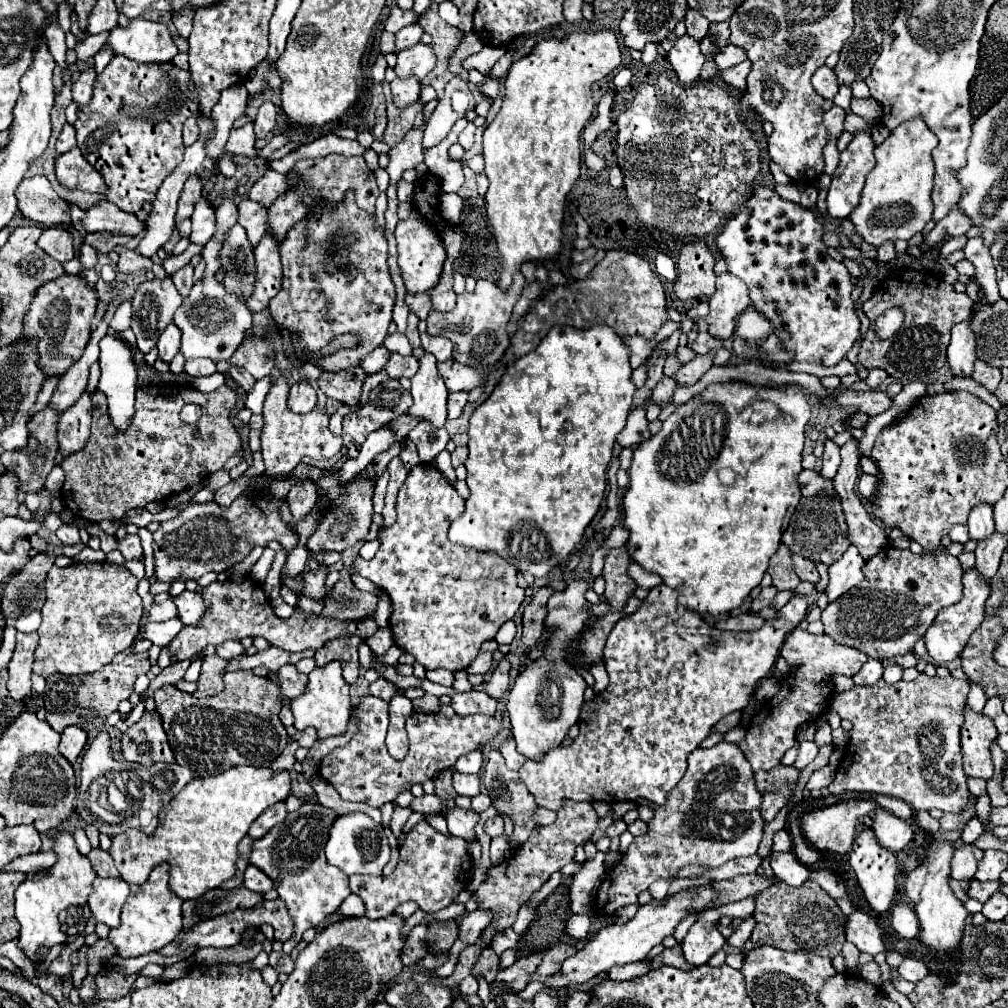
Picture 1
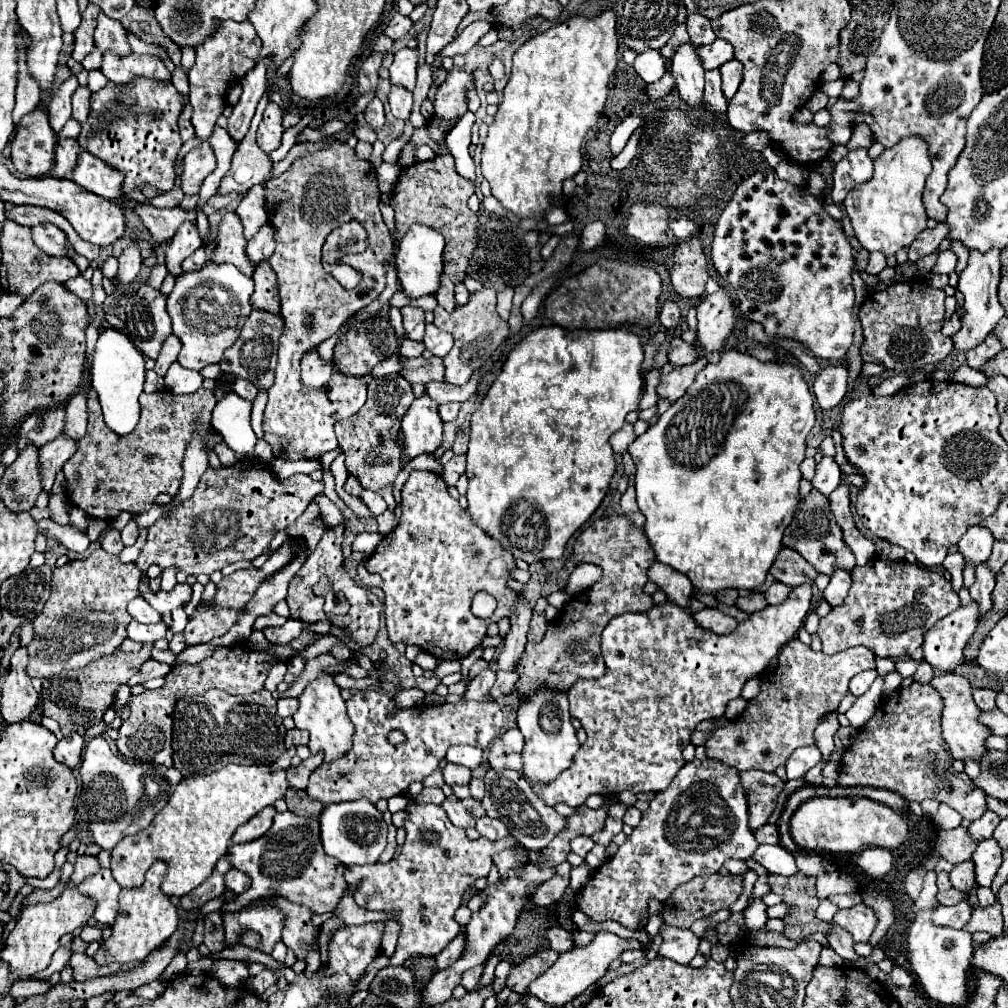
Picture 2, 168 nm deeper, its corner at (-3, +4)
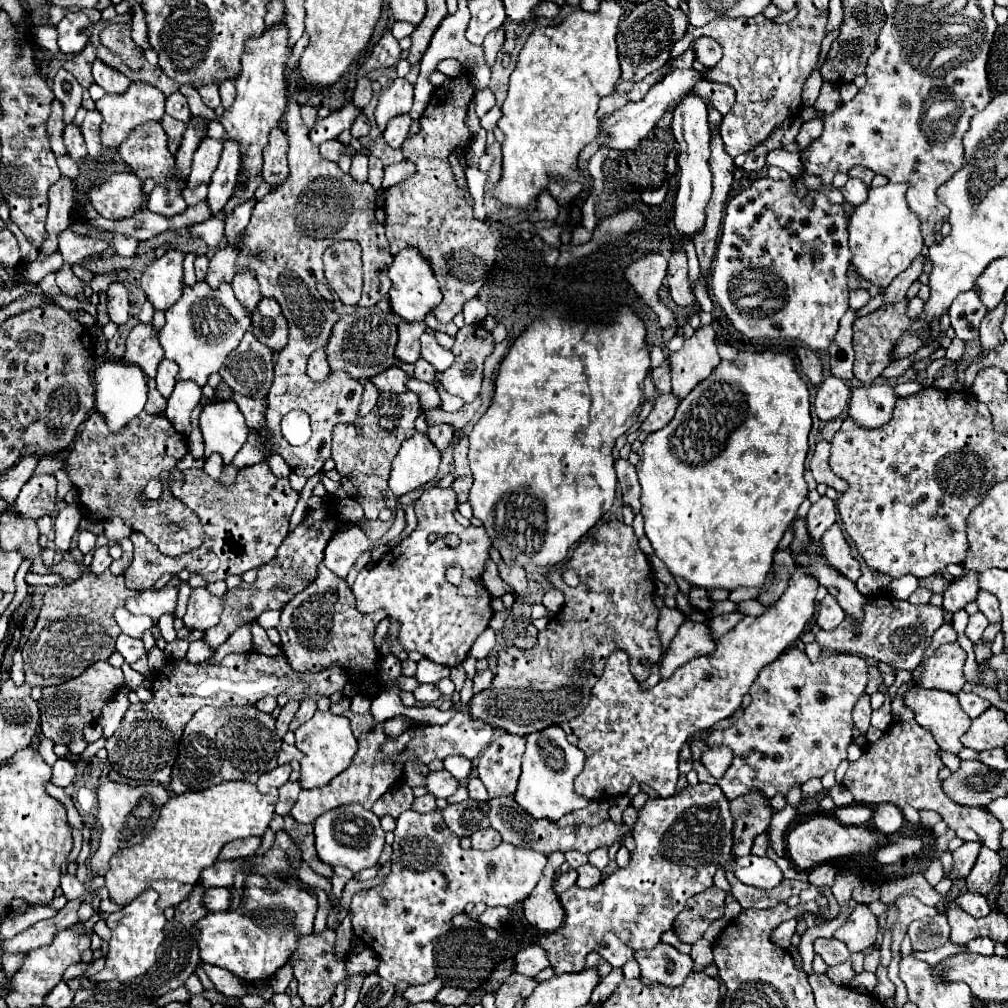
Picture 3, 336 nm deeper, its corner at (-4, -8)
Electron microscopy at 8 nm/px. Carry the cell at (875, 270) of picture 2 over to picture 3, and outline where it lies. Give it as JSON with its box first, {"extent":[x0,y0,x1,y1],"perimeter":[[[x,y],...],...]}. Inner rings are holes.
{"extent":[850,289,870,309],"perimeter":[[[854,289],[850,291],[850,307],[852,309],[860,309],[870,301],[870,293],[868,289]]]}

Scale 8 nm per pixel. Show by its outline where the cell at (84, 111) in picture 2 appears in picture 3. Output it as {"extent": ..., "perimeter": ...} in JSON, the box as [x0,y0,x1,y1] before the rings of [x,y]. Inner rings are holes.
{"extent":[64,123,86,163],"perimeter":[[[68,123],[64,129],[64,143],[66,143],[66,151],[70,153],[70,157],[80,163],[86,159],[86,149],[84,149],[84,137],[80,133],[80,125],[76,123]]]}

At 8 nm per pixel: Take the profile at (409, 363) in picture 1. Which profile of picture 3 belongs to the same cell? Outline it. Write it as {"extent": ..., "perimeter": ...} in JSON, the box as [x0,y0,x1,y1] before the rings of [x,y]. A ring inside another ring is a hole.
{"extent":[360,379,380,415],"perimeter":[[[368,379],[368,381],[364,383],[364,397],[362,397],[362,405],[360,405],[360,413],[362,413],[362,415],[368,415],[368,413],[372,411],[372,407],[374,407],[376,401],[378,401],[378,395],[380,395],[380,391],[378,391],[376,385],[372,385],[372,381]]]}

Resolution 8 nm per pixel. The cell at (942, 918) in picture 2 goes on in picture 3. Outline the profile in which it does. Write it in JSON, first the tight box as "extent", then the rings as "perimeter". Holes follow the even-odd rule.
{"extent":[908,913,950,951],"perimeter":[[[940,913],[936,917],[924,917],[920,921],[914,921],[908,927],[908,935],[916,951],[930,951],[950,941],[950,925],[946,921],[946,915]]]}

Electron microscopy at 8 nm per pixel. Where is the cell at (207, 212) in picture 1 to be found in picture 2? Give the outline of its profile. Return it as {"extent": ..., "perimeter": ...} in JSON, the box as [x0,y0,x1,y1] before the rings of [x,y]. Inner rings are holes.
{"extent":[165,225,203,277],"perimeter":[[[181,225],[181,229],[173,235],[165,249],[165,267],[167,273],[173,277],[179,277],[183,273],[181,263],[185,257],[189,257],[195,249],[199,249],[203,243],[197,233],[197,225]]]}

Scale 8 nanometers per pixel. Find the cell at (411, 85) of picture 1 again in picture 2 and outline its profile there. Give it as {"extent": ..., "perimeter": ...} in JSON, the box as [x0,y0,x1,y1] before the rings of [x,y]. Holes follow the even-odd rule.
{"extent":[389,87,413,121],"perimeter":[[[391,87],[391,93],[389,93],[389,107],[391,107],[391,113],[393,117],[401,119],[401,121],[407,121],[411,111],[413,111],[413,97],[411,97],[411,91],[407,89],[399,89],[399,87]]]}

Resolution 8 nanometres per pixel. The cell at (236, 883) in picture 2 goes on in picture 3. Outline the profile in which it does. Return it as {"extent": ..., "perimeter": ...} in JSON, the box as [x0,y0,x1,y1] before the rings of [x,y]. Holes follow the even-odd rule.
{"extent":[204,887,232,911],"perimeter":[[[212,887],[206,891],[206,897],[204,897],[208,911],[226,911],[230,907],[230,901],[232,901],[232,893],[226,887],[220,887],[220,889]]]}

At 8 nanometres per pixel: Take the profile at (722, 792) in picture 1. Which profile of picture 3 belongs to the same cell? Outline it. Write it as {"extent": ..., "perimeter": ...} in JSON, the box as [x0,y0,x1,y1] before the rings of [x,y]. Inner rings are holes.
{"extent":[536,783,734,975],"perimeter":[[[696,783],[686,785],[678,795],[668,799],[648,799],[632,829],[636,849],[630,855],[628,867],[618,867],[596,887],[580,889],[574,885],[562,893],[560,903],[566,913],[564,925],[554,933],[544,933],[538,937],[536,943],[548,951],[548,959],[556,975],[582,971],[586,955],[594,951],[604,933],[618,935],[618,939],[632,949],[652,949],[656,943],[660,943],[660,935],[672,927],[676,915],[684,909],[684,901],[700,891],[706,891],[714,883],[716,865],[724,867],[726,863],[734,861],[732,829],[734,821],[730,815],[730,801],[724,801],[724,793],[720,793],[718,785]]]}

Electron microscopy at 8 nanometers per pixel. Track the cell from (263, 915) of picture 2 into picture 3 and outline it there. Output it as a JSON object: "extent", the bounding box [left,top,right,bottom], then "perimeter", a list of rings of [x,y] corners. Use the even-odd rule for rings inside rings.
{"extent":[198,875,318,983],"perimeter":[[[260,875],[248,877],[244,883],[244,899],[238,909],[222,911],[222,913],[208,913],[208,917],[198,921],[200,959],[204,963],[212,963],[222,969],[228,969],[230,973],[234,973],[236,977],[240,977],[246,983],[268,981],[282,965],[286,965],[286,961],[290,959],[290,955],[296,947],[300,933],[312,933],[316,909],[318,909],[316,897],[306,893],[304,889],[296,889],[290,885],[284,885],[284,889],[272,889],[264,877],[260,877]]]}

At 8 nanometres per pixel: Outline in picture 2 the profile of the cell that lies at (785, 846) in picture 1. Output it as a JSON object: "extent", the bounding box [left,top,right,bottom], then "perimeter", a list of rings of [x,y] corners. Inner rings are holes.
{"extent":[755,823,779,845],"perimeter":[[[765,823],[763,827],[759,827],[759,829],[755,831],[755,839],[757,839],[759,843],[771,843],[771,845],[779,843],[779,831],[777,831],[777,825]]]}

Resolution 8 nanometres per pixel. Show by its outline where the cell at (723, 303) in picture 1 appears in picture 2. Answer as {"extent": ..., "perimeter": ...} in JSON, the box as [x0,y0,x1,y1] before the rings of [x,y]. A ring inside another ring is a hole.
{"extent":[695,287,735,359],"perimeter":[[[723,287],[697,305],[697,331],[695,331],[695,353],[697,359],[709,357],[723,347],[723,341],[731,333],[735,323],[735,307],[729,291]]]}

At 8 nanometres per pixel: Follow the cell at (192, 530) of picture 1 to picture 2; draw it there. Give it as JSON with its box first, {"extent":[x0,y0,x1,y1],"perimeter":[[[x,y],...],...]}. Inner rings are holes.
{"extent":[135,459,323,575],"perimeter":[[[259,459],[237,461],[235,465],[221,465],[219,469],[209,467],[202,475],[191,499],[177,503],[175,511],[167,515],[167,519],[155,521],[147,531],[147,541],[141,547],[141,553],[135,561],[137,569],[147,571],[151,565],[159,565],[163,569],[177,567],[187,575],[211,575],[213,571],[221,571],[225,565],[235,561],[251,561],[263,553],[269,553],[269,543],[281,529],[287,529],[311,503],[311,499],[323,491],[323,481],[313,481],[309,475],[293,475],[289,479],[279,479],[271,471],[269,465]]]}

